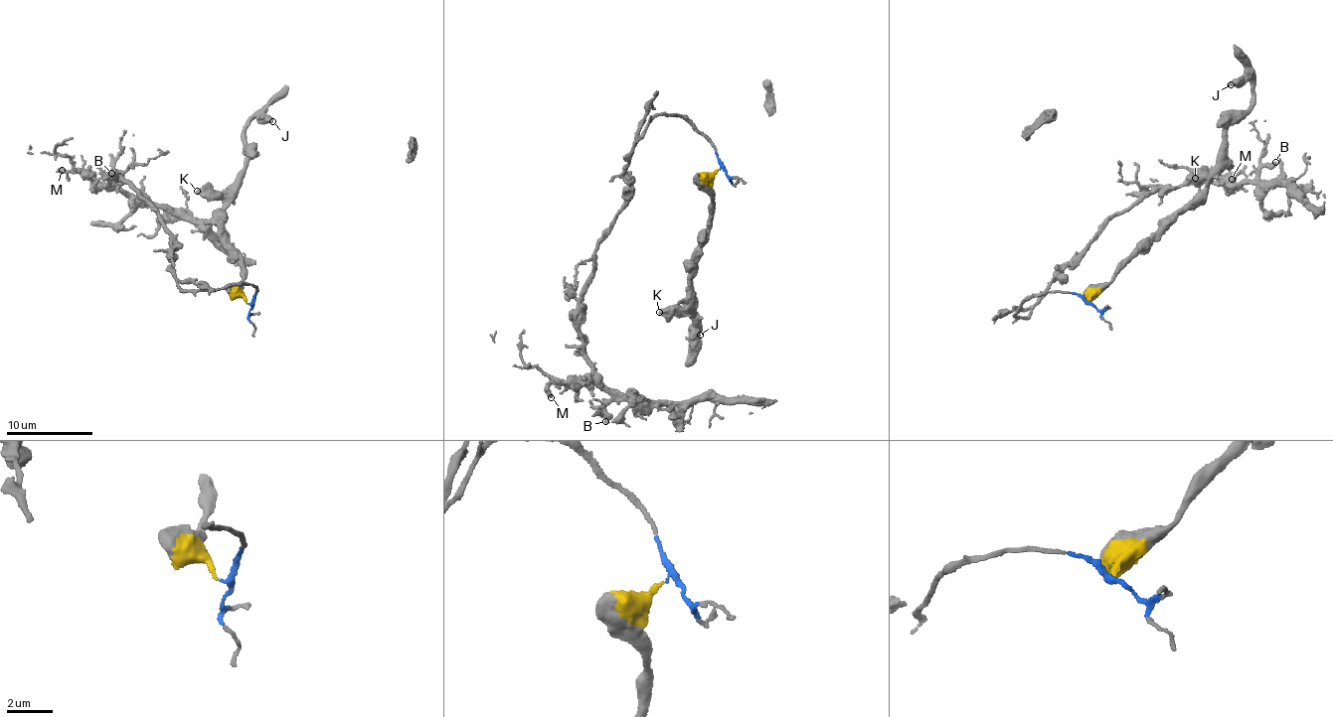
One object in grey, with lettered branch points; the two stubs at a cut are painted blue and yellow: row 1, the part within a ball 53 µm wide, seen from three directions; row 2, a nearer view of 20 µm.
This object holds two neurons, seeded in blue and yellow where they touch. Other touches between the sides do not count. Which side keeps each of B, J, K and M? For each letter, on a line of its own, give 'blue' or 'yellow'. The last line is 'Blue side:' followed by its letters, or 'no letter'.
B: blue
J: yellow
K: yellow
M: blue
Blue side: B, M

